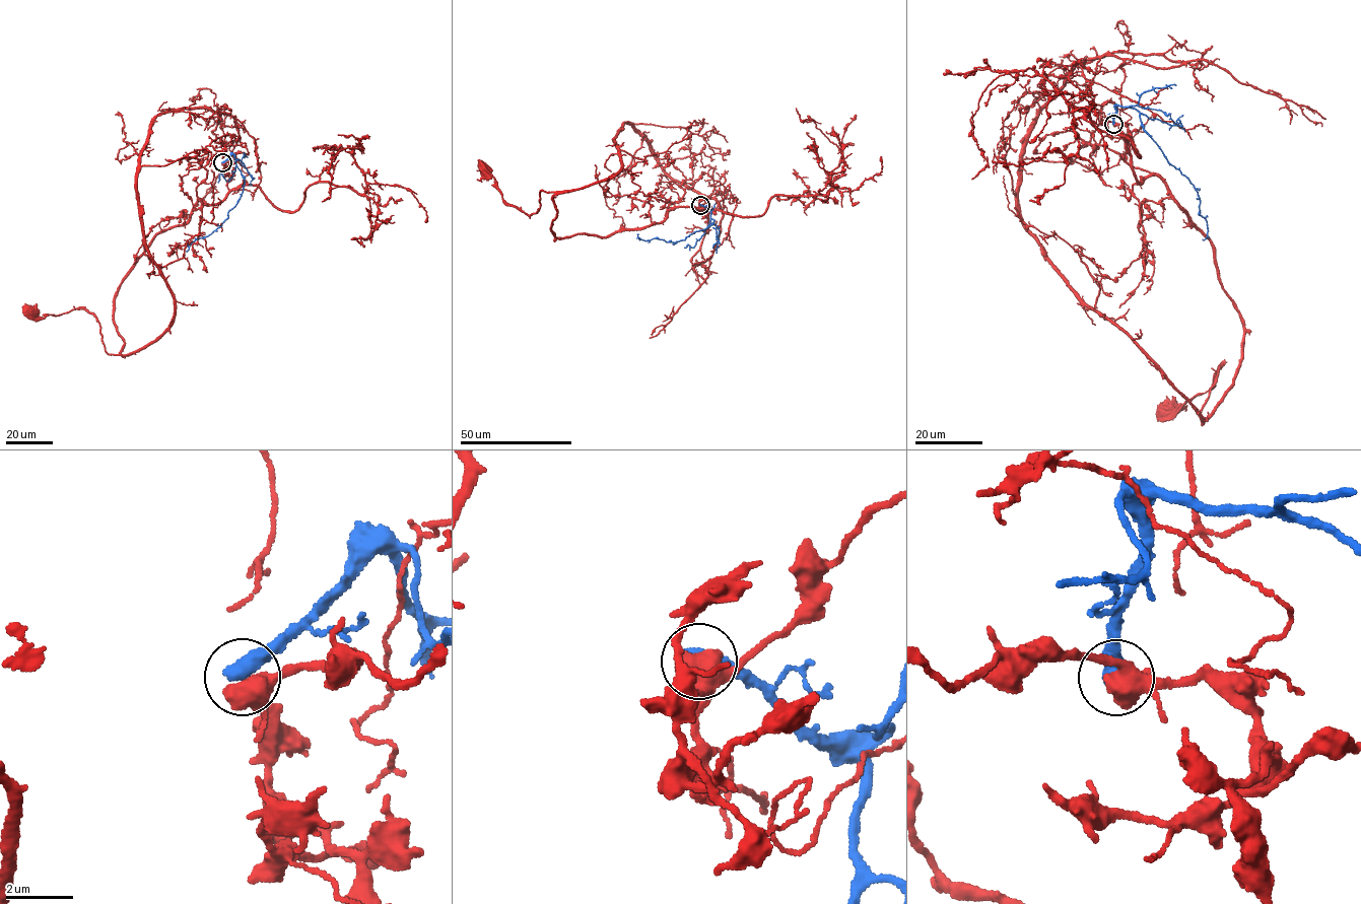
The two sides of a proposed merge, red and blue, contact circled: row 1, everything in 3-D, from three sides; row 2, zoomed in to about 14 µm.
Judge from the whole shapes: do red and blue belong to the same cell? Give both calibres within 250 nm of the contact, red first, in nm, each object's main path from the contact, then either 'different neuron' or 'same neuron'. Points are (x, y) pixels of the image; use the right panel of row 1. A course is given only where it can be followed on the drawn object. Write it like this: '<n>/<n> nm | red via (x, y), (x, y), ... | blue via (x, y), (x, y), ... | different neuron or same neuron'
550/550 nm | red via (1113, 124), (1136, 180), (1157, 176), (1210, 239), (1243, 327), (1234, 385), (1204, 424), (1222, 364), (1168, 410) | blue via (1113, 124), (1117, 106), (1139, 113), (1144, 131), (1197, 191), (1199, 213), (1207, 222), (1203, 239) | different neuron

